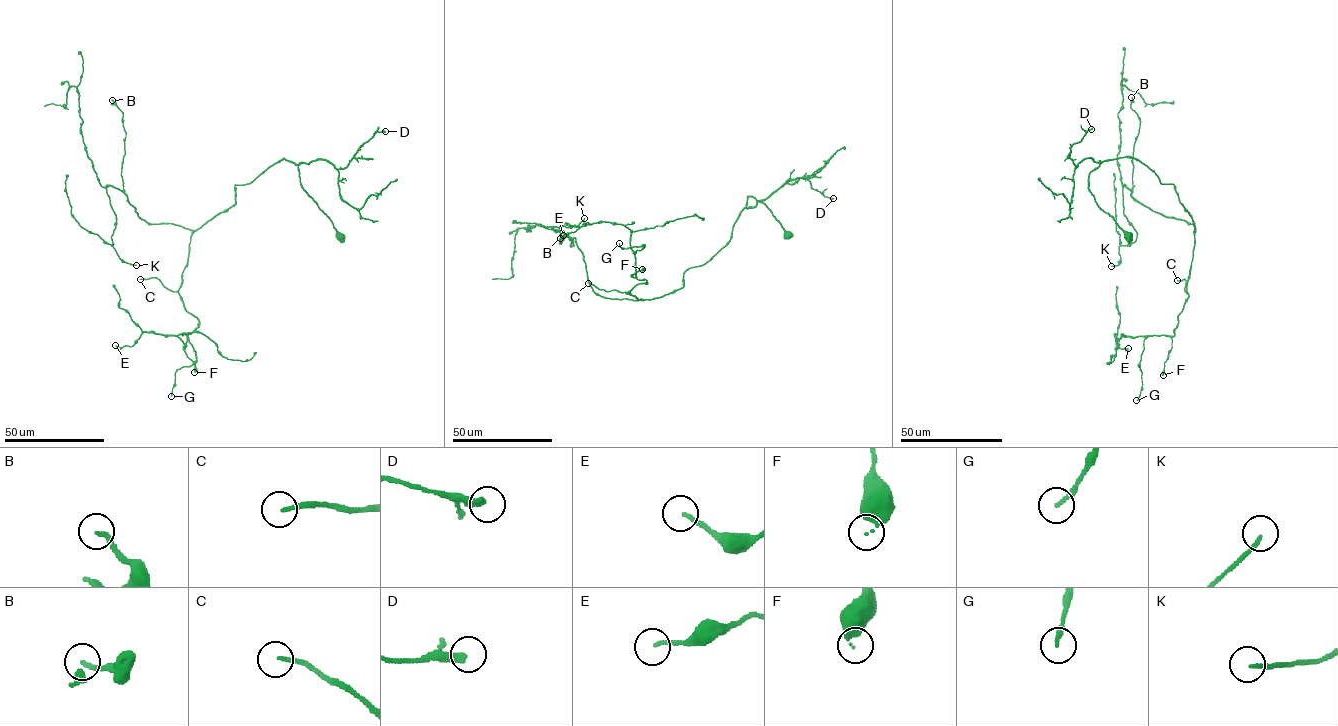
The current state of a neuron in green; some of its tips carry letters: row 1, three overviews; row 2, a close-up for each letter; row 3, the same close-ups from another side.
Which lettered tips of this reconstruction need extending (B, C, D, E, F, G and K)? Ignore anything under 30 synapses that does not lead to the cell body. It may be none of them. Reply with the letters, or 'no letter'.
B, C

